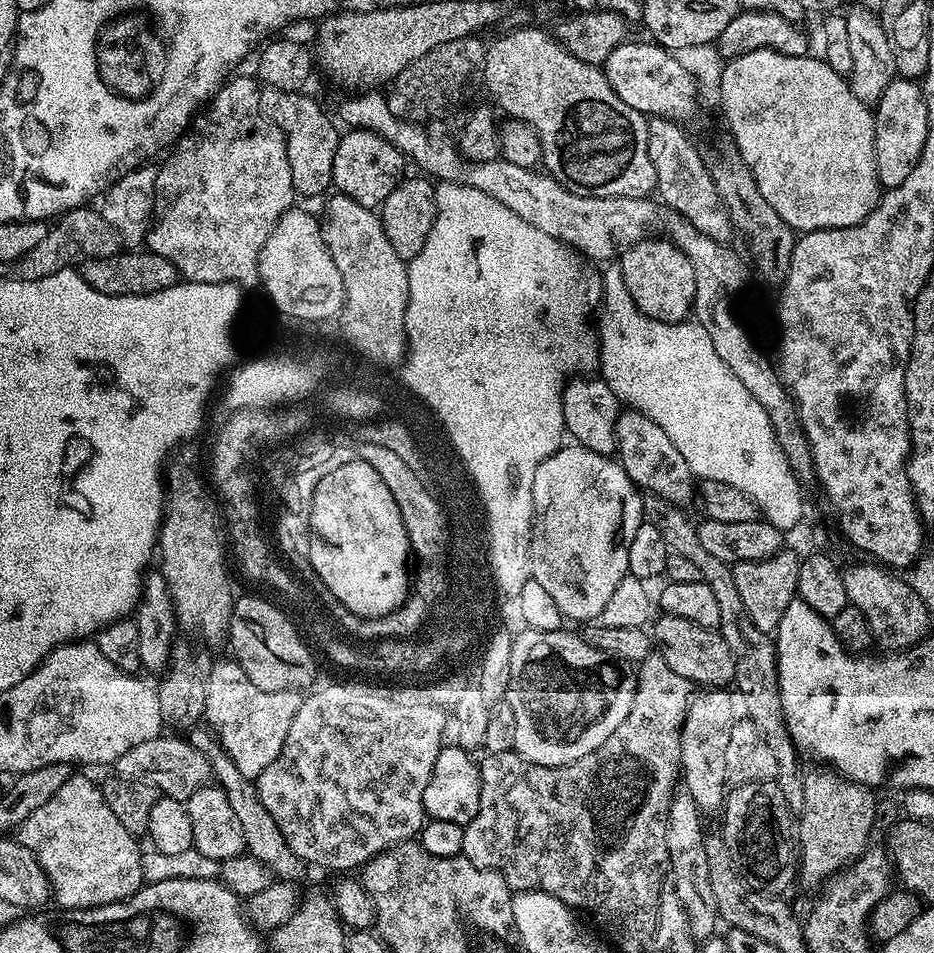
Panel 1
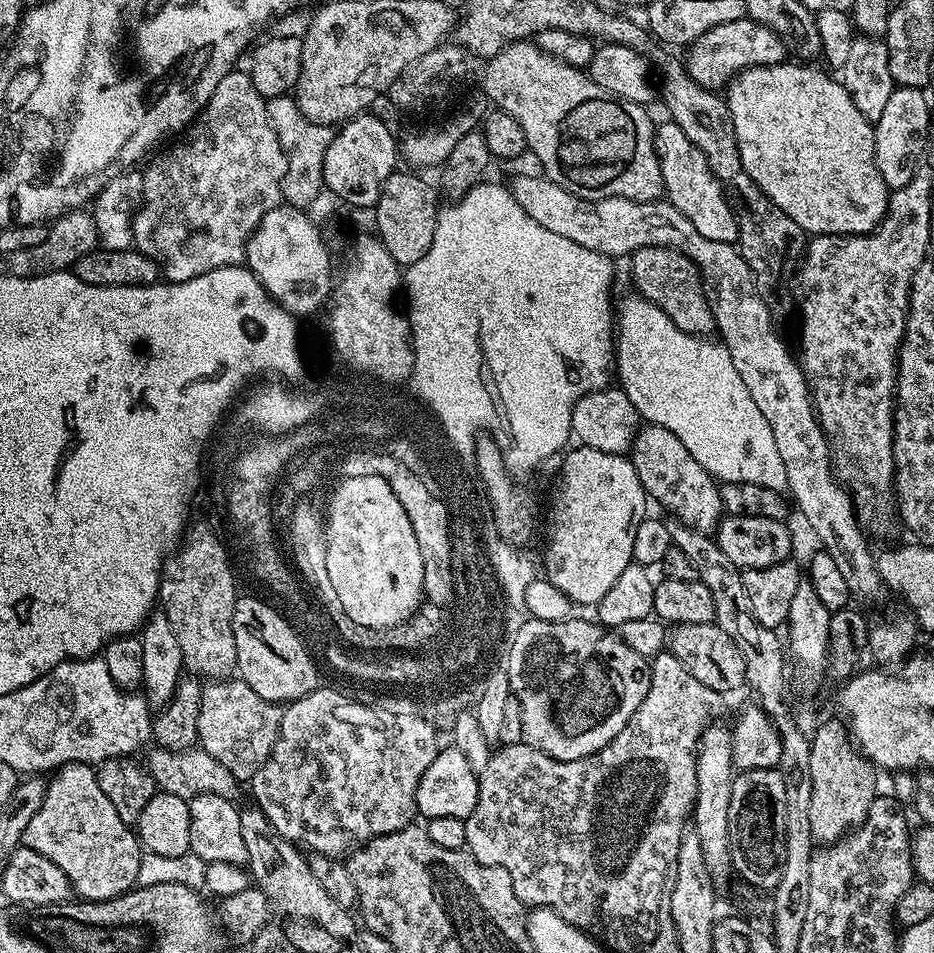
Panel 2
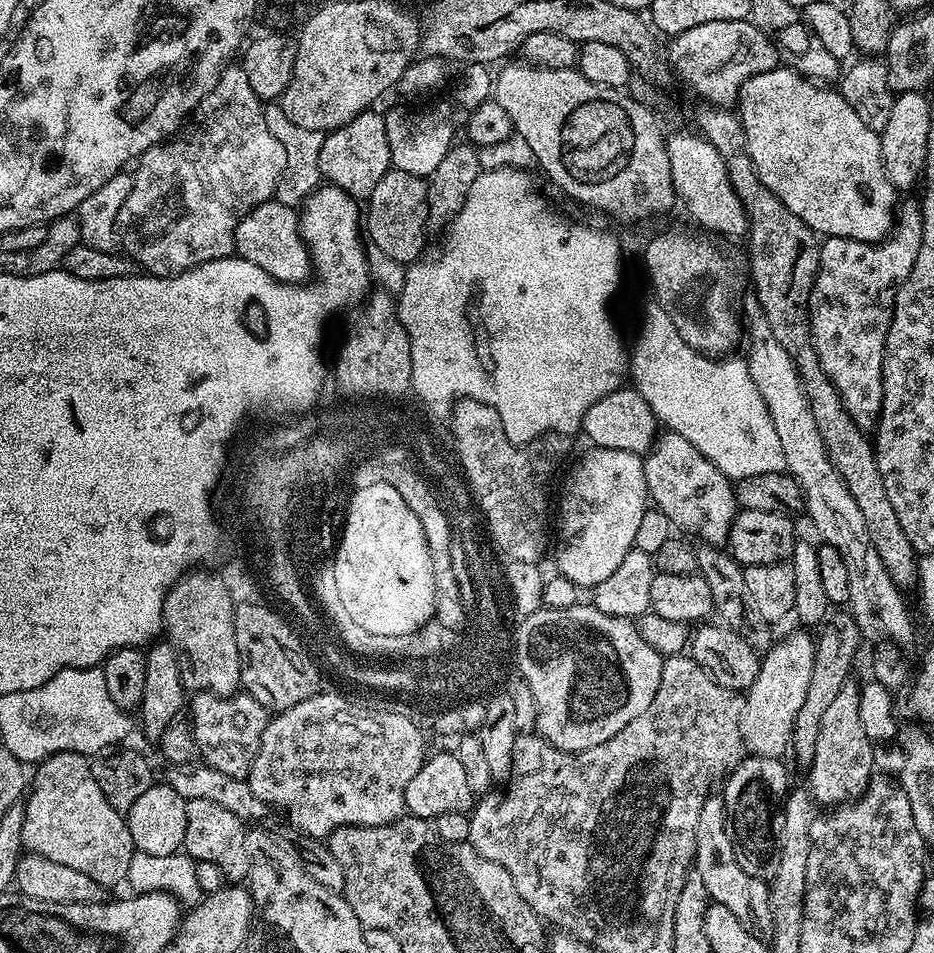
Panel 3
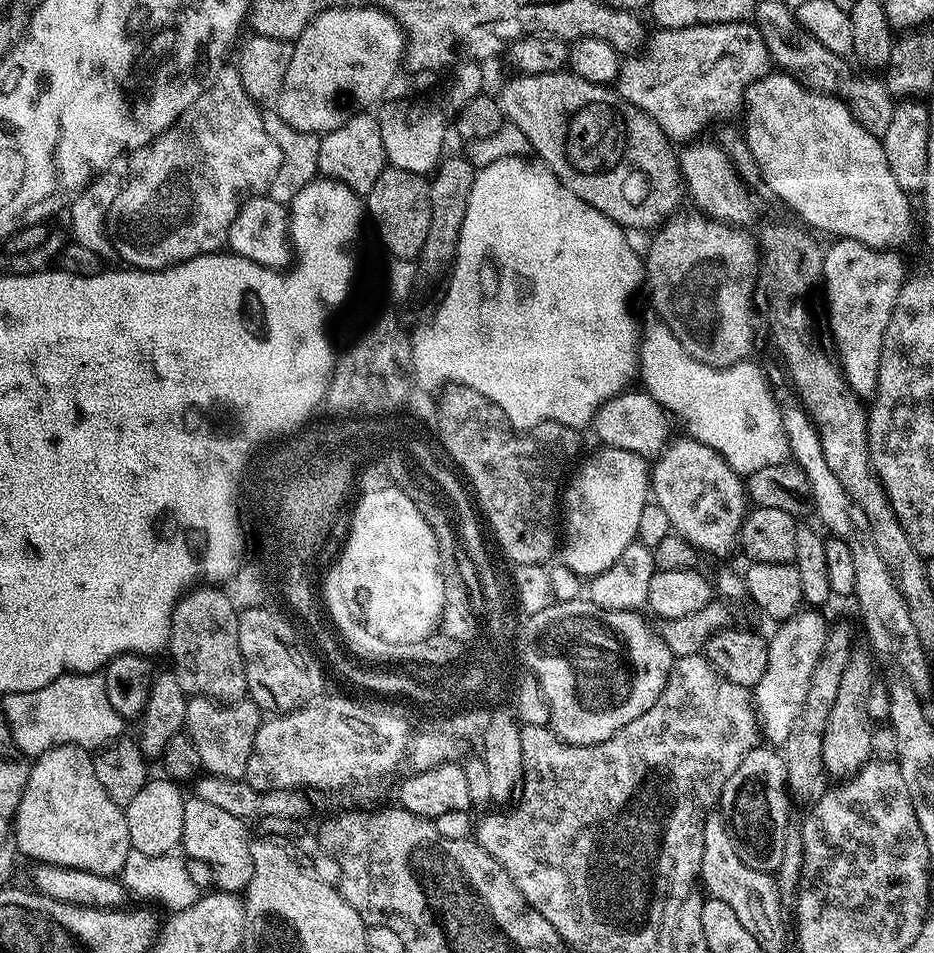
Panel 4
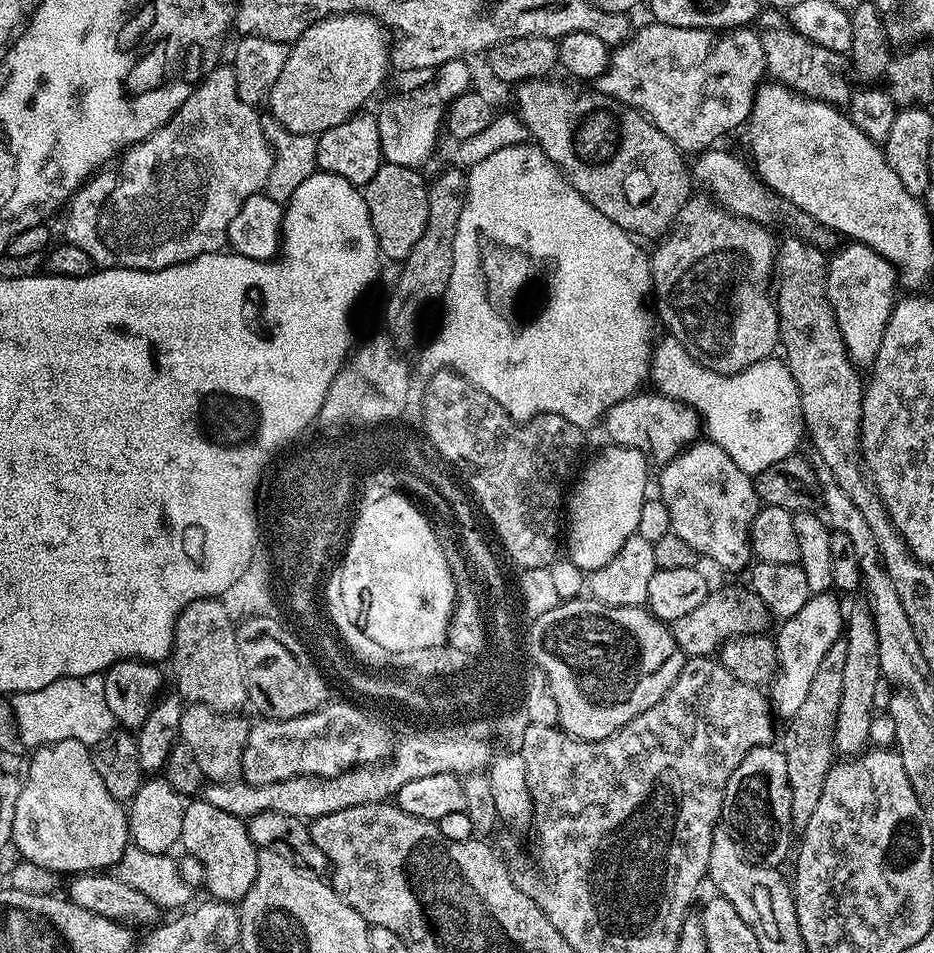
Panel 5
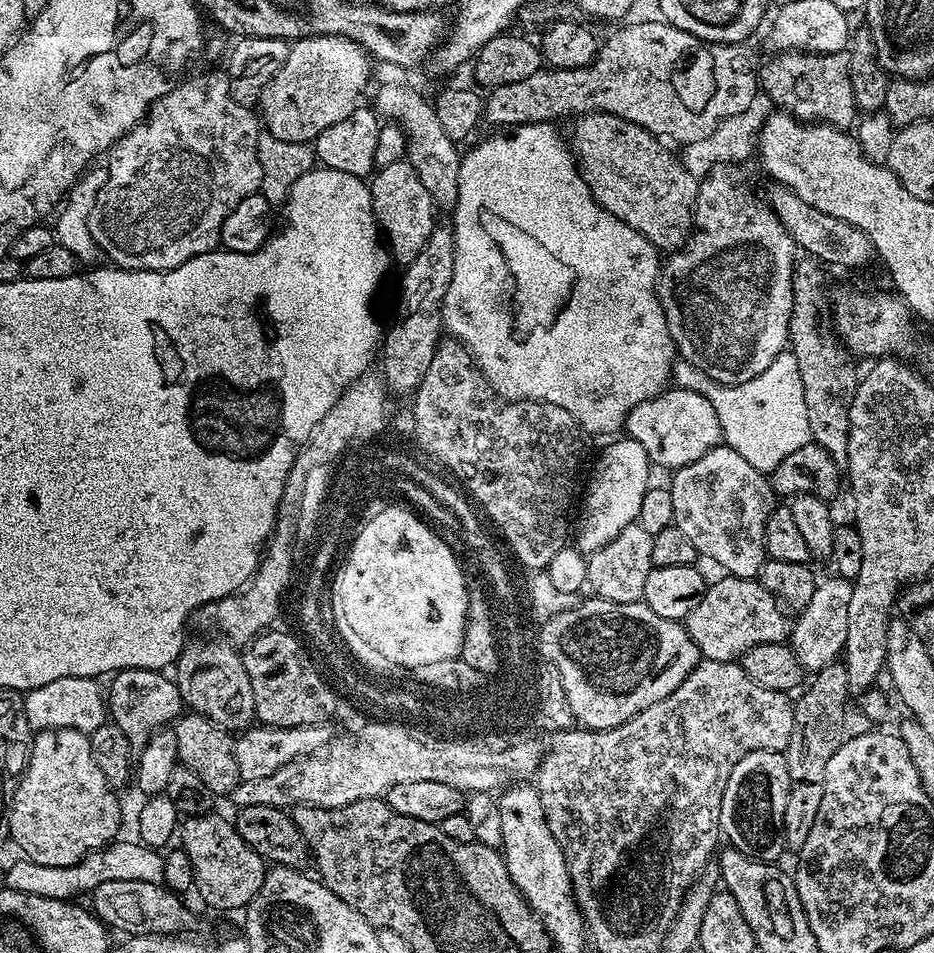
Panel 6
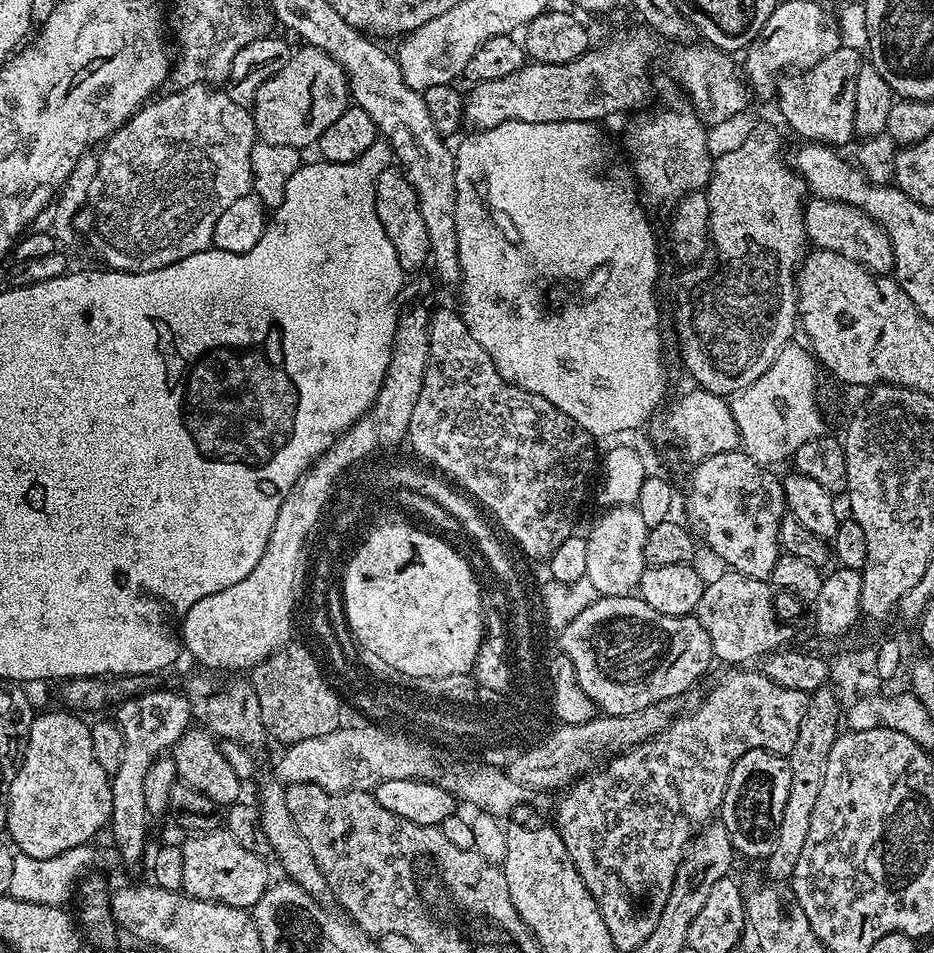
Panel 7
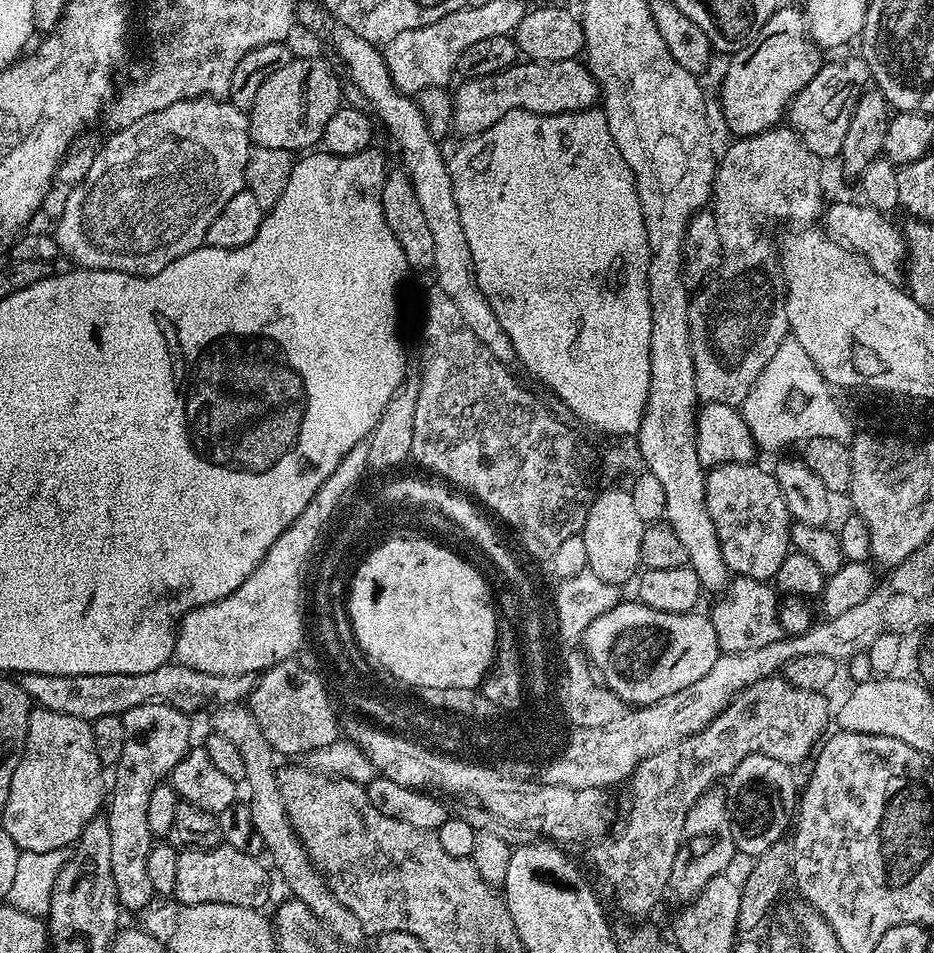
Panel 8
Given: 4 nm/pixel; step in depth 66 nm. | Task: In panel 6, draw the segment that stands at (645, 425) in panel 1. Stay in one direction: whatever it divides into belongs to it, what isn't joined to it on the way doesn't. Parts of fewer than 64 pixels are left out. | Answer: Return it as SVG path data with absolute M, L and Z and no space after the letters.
M727 446L711 448L698 462L675 469L671 476L674 527L690 538L696 553L713 560L727 575L757 579L766 559L766 522L778 507L771 479Z

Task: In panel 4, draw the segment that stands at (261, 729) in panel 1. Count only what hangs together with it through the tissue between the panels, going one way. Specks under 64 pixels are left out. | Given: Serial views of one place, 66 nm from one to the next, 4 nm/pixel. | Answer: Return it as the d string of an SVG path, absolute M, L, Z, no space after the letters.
M193 696L189 699L184 723L186 735L198 748L200 767L205 773L231 780L243 780L247 777L254 738L262 723L261 709L251 699L217 702L209 696Z

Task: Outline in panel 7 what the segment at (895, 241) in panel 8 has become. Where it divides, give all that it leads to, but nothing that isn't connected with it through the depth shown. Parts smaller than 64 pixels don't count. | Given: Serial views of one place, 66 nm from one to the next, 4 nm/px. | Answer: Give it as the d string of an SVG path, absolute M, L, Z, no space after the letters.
M812 198L803 205L802 211L804 214L804 235L809 241L813 240L813 245L816 248L825 248L834 254L842 254L842 258L850 258L854 262L858 262L863 268L867 268L873 274L888 274L893 271L890 238L878 226L878 222L874 222L862 210L837 200Z

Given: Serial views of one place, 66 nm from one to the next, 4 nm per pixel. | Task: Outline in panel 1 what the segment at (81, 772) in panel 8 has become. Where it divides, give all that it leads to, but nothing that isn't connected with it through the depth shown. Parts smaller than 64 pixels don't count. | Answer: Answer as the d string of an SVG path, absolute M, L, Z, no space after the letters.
M73 774L46 802L46 806L38 806L30 818L18 830L19 844L36 855L36 861L48 876L50 896L57 900L61 909L97 908L103 904L117 904L132 896L145 883L143 876L142 848L136 845L137 837L127 832L117 815L107 805L101 785L87 780L80 774Z

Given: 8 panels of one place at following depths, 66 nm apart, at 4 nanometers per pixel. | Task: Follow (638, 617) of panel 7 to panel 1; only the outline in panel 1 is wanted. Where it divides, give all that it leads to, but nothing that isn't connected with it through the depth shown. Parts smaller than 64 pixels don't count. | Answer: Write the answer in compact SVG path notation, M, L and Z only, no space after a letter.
M529 627L523 631L513 635L510 650L510 686L506 701L513 714L512 748L524 760L551 768L586 758L586 754L596 752L598 746L602 746L606 738L626 722L626 714L630 714L630 706L634 706L636 676L623 672L628 670L590 646L583 635L576 633L575 636L569 630L534 630Z

